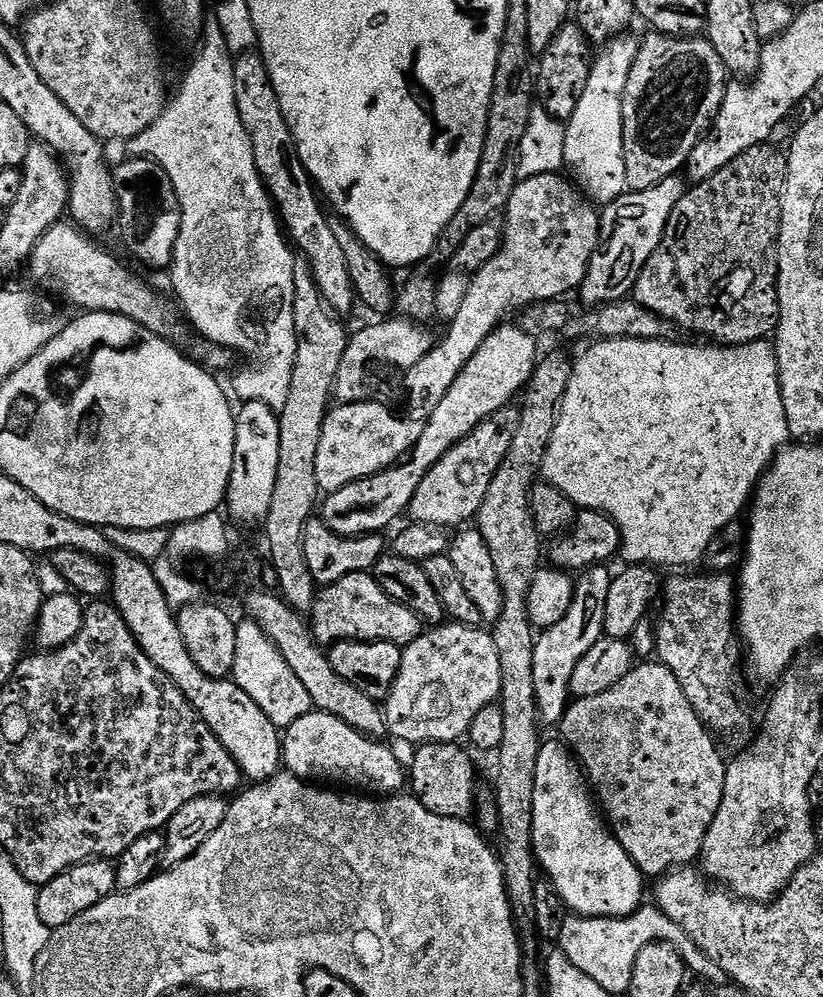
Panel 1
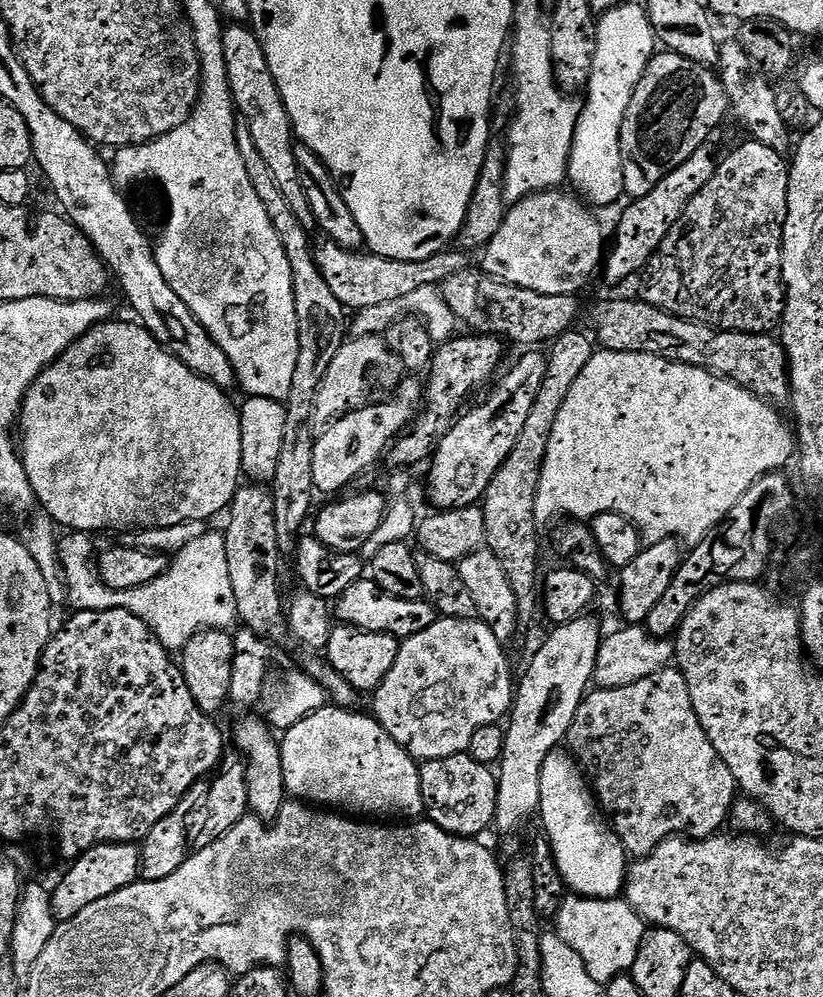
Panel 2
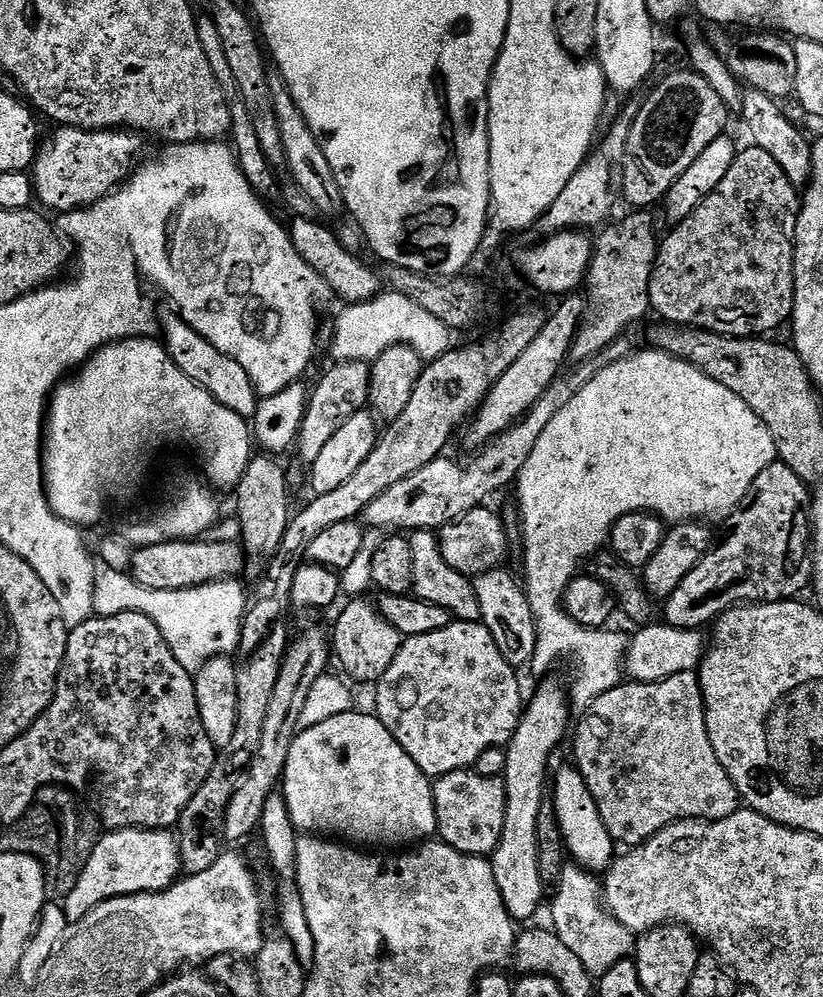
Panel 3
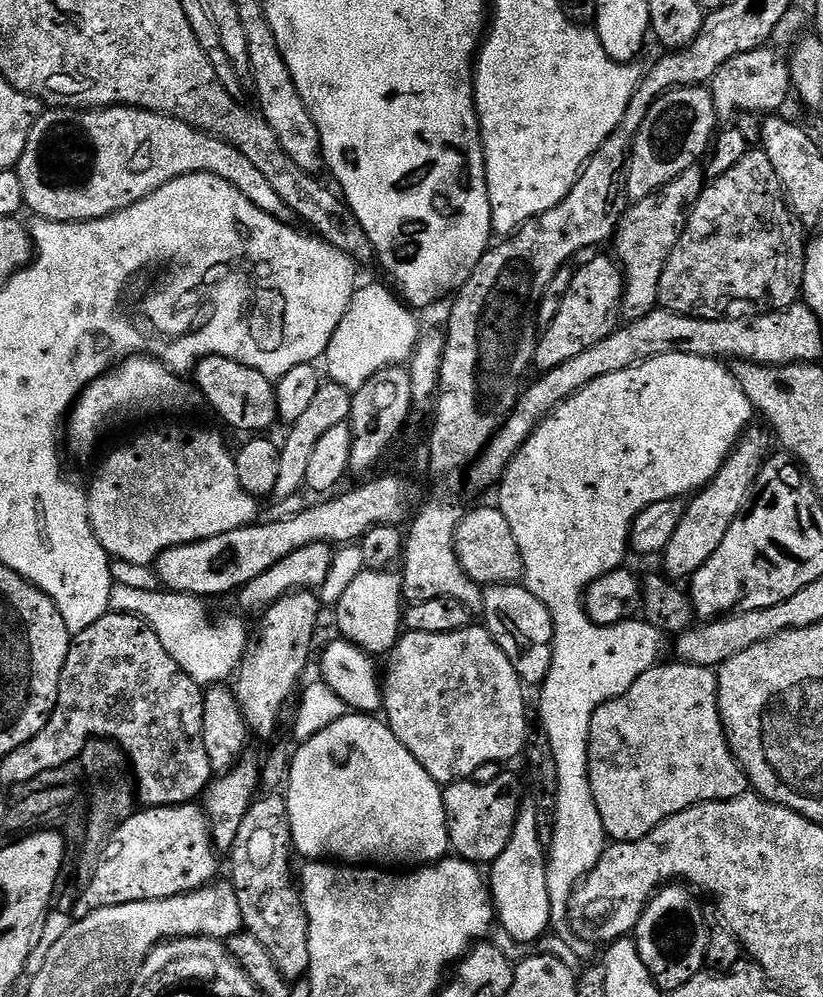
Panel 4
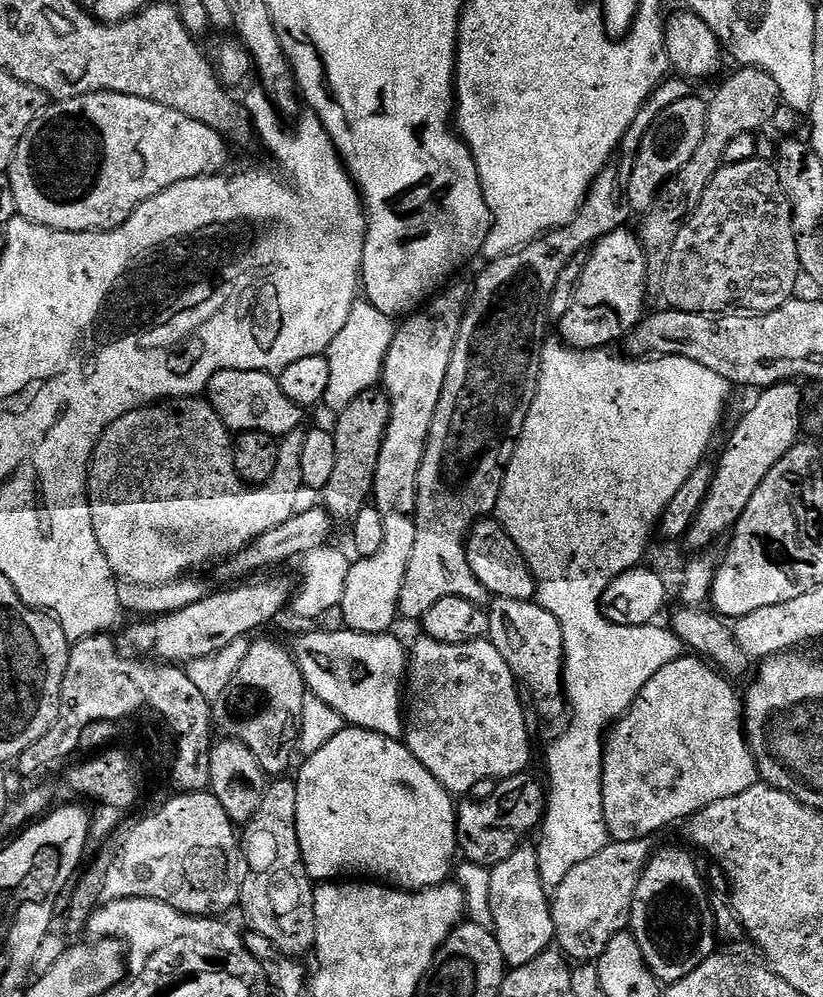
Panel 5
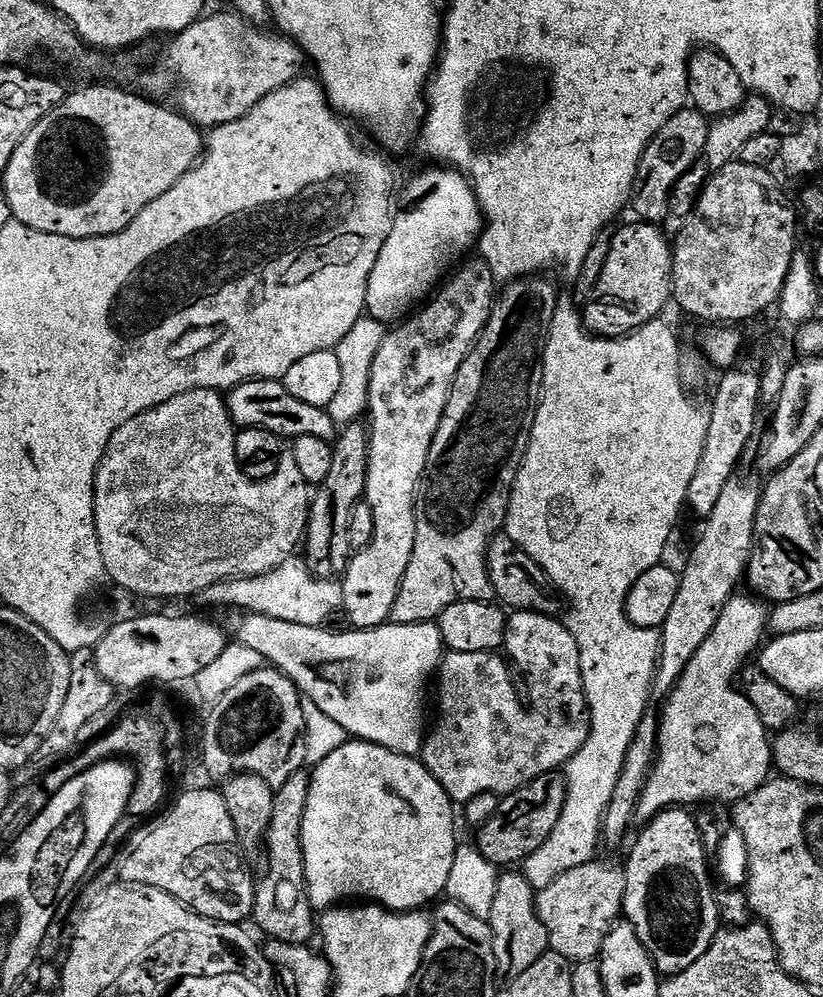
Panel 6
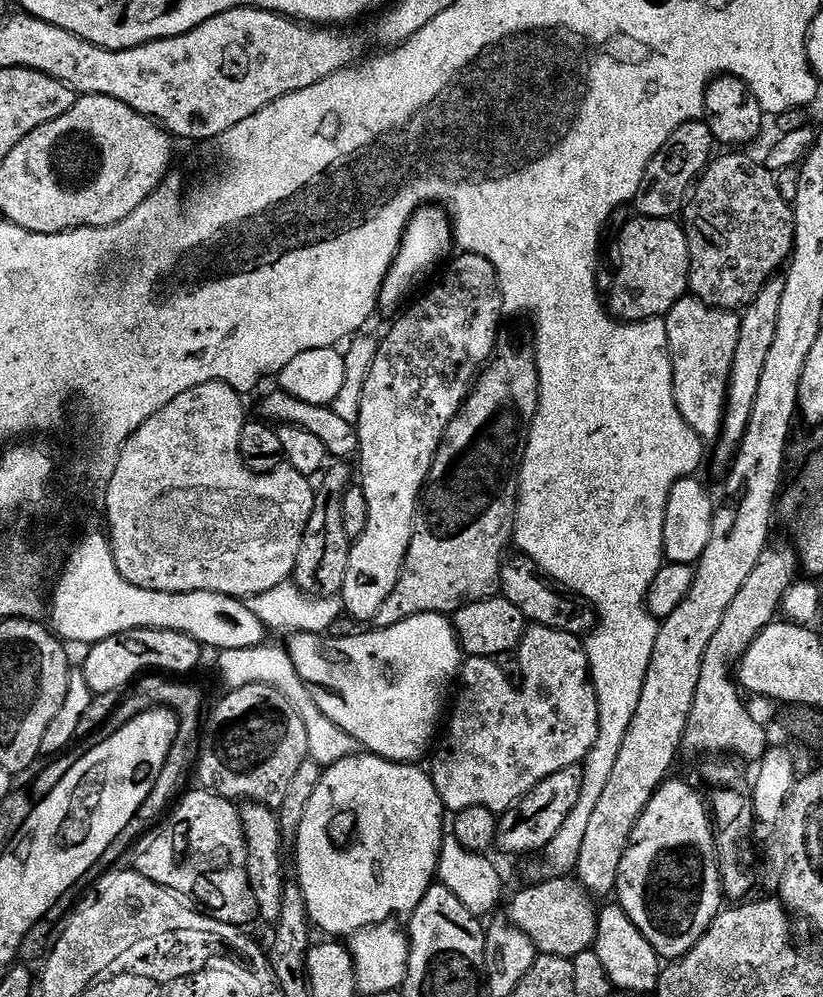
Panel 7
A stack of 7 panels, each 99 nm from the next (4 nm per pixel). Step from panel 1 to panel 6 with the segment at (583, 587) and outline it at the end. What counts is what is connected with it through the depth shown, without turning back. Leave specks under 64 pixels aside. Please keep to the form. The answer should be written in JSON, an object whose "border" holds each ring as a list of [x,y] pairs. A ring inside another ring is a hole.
{"border":[[[508,870],[499,877],[494,893],[493,910],[488,923],[492,925],[492,945],[496,974],[501,981],[516,980],[518,974],[526,974],[538,958],[549,951],[548,935],[536,914],[536,892],[526,882],[523,871]]]}

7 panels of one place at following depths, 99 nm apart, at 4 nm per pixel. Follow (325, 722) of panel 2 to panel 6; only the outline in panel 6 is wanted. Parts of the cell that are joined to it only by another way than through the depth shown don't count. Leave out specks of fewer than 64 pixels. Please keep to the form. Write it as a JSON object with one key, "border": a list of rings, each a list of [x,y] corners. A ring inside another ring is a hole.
{"border":[[[352,738],[348,743],[338,746],[338,750],[334,750],[334,754],[330,754],[328,758],[322,758],[322,762],[311,769],[310,777],[309,796],[306,798],[305,816],[302,818],[301,828],[301,844],[305,854],[304,866],[308,874],[320,872],[322,887],[336,888],[336,896],[340,899],[337,901],[371,902],[388,909],[389,912],[414,912],[427,909],[428,903],[431,905],[445,895],[458,847],[458,840],[456,840],[458,812],[453,800],[446,794],[446,790],[442,790],[438,778],[434,778],[434,774],[430,774],[430,770],[426,770],[424,763],[415,756],[403,756],[394,750],[386,750],[381,744],[371,744],[368,740]]]}

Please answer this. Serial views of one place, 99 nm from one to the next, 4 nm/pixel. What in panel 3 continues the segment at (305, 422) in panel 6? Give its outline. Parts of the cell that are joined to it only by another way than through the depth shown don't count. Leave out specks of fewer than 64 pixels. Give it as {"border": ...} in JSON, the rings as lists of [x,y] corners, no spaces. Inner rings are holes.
{"border":[[[171,311],[161,314],[160,328],[164,331],[162,343],[168,349],[170,358],[178,366],[178,370],[182,370],[182,374],[186,374],[186,378],[194,378],[194,382],[198,382],[198,386],[202,386],[202,390],[206,390],[214,398],[218,398],[218,402],[222,402],[222,406],[226,406],[226,410],[234,410],[234,414],[245,418],[255,416],[258,393],[256,384],[250,382],[250,374],[246,374],[246,370],[242,370],[242,366],[238,366],[238,362],[234,362],[234,358],[230,358],[225,352],[218,350],[218,346],[214,346],[209,340],[196,333],[182,319],[179,311]]]}

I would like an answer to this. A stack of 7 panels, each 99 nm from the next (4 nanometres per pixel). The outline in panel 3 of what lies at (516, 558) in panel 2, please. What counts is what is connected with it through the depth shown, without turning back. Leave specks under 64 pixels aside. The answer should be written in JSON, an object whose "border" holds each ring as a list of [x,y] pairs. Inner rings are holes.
{"border":[[[632,210],[629,213],[617,224],[609,223],[599,233],[601,236],[595,237],[592,261],[588,264],[586,277],[588,292],[586,291],[584,321],[580,324],[568,354],[568,360],[572,364],[581,364],[597,356],[607,344],[621,339],[631,324],[636,324],[644,315],[649,315],[652,306],[650,274],[654,270],[658,247],[656,224],[652,221],[651,211]]]}

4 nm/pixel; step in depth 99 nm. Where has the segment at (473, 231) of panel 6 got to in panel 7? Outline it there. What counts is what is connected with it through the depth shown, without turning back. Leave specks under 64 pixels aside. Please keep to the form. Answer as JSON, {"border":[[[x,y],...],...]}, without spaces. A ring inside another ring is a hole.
{"border":[[[425,206],[419,212],[412,215],[412,221],[408,223],[408,229],[404,232],[404,240],[400,244],[398,254],[394,258],[394,262],[390,266],[390,270],[384,279],[384,285],[380,291],[379,307],[396,308],[432,271],[436,268],[436,263],[447,254],[448,251],[453,251],[454,248],[454,233],[452,230],[452,222],[448,219],[447,212],[439,206]]]}

